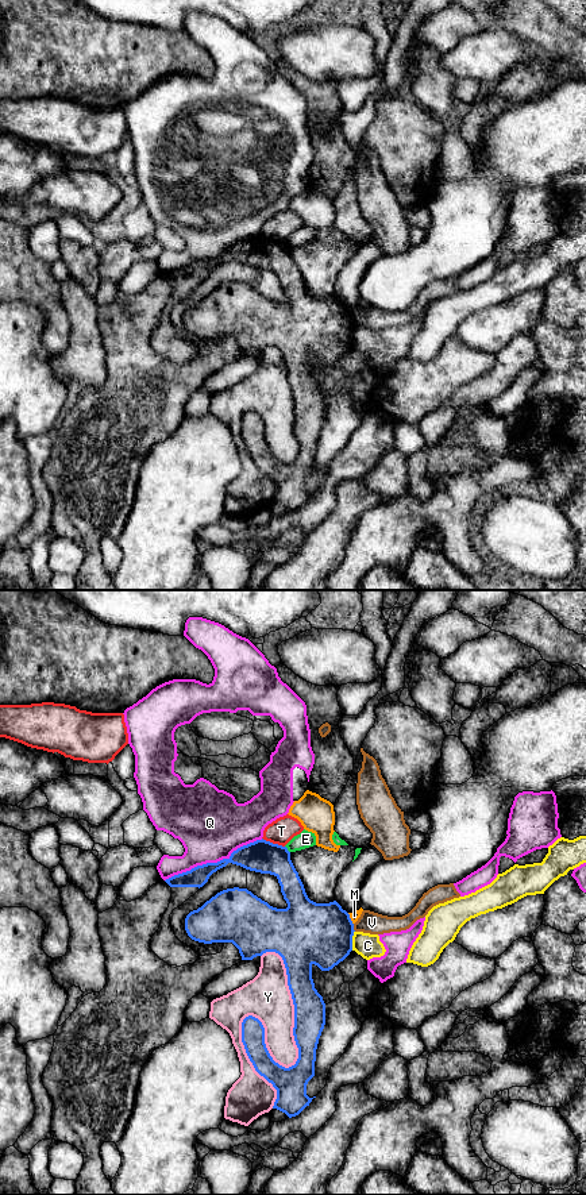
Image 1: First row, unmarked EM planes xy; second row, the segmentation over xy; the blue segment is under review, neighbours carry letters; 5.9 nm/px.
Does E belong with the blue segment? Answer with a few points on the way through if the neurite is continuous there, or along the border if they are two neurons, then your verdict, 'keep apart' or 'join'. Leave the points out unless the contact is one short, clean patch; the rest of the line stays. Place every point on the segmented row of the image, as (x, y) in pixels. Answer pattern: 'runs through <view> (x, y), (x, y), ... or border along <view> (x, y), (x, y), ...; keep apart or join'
border along xy (285, 845), (289, 852); keep apart

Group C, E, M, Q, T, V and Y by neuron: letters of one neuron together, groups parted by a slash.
C / E / M / Q / T / V / Y

